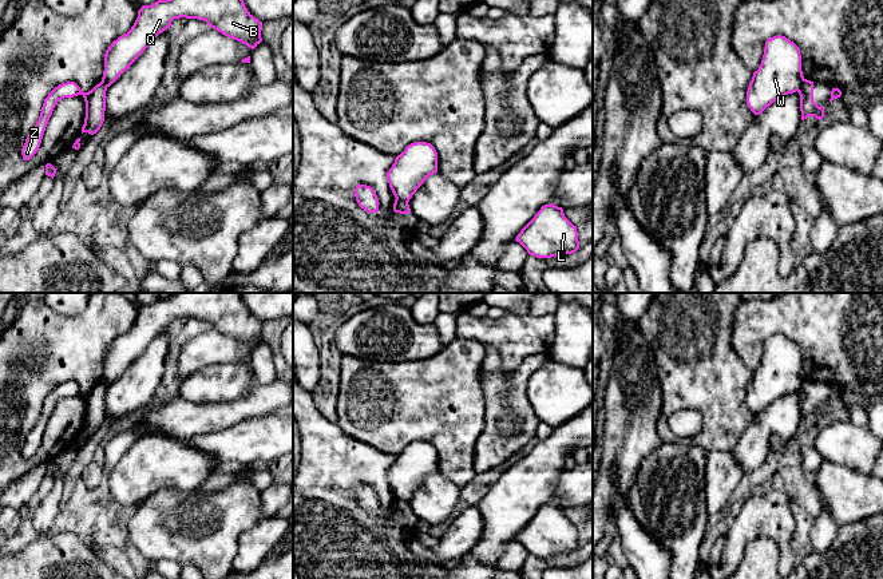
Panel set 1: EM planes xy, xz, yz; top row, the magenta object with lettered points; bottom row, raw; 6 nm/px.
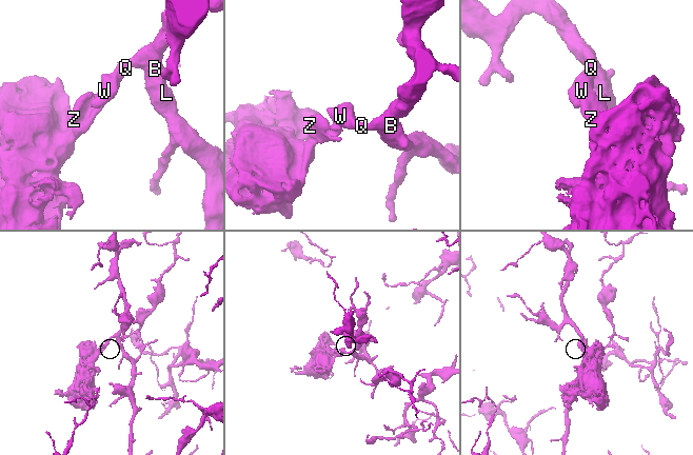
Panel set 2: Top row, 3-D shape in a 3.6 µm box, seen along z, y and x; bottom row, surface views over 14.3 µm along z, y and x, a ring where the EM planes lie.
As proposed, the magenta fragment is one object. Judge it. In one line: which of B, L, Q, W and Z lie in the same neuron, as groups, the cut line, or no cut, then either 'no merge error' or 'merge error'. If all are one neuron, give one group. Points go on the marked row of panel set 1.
B L Q W / Z | yz (804, 79), (798, 91) | merge error

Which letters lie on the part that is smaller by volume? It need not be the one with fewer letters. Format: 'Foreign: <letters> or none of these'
Foreign: Z

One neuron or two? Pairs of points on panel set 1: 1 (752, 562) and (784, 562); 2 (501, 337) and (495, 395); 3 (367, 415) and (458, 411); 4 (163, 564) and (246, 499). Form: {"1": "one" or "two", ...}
{"1": "two", "2": "two", "3": "one", "4": "two"}

